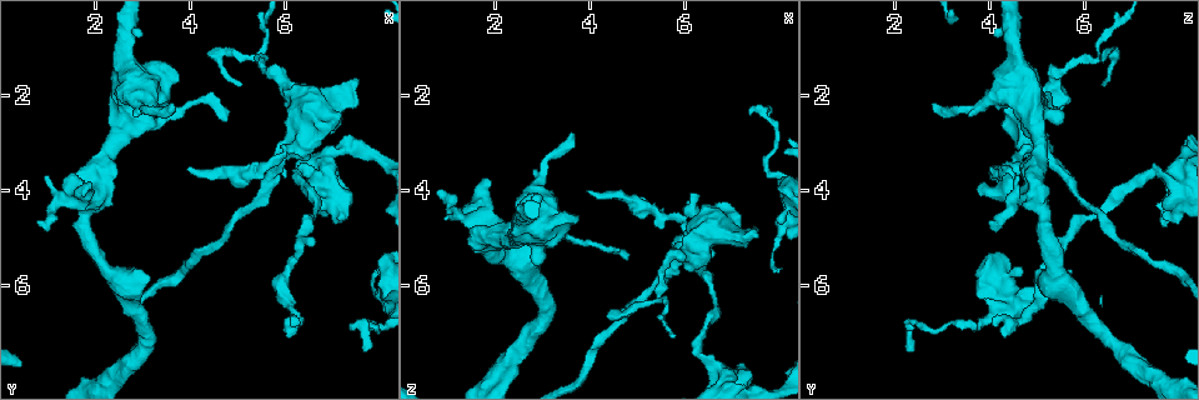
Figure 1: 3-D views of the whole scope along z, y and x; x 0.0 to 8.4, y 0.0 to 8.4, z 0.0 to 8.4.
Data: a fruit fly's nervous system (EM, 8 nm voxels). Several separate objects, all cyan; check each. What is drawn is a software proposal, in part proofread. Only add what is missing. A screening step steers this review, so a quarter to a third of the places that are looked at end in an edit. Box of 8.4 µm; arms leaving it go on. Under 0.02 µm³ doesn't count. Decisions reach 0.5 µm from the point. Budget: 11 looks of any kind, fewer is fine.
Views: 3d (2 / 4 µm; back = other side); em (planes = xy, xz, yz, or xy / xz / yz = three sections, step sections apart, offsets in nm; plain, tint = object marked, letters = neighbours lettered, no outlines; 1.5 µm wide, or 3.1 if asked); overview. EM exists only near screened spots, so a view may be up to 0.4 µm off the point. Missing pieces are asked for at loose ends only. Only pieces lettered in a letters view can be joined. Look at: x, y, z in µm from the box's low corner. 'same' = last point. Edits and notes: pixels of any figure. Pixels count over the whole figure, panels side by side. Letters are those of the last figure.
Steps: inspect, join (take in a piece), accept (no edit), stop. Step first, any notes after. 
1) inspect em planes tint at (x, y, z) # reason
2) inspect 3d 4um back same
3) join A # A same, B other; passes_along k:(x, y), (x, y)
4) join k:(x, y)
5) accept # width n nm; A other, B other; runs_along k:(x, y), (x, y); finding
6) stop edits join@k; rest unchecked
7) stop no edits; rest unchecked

inspect em planes letters at (7.45, 1.65, 4.95) # stops while still wide

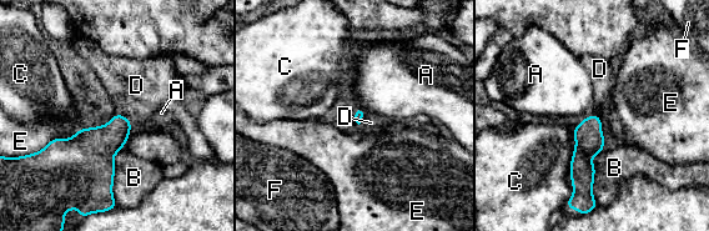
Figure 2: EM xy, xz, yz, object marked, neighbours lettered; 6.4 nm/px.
join D # longest_contact B 380 nm; A other, B other, C other, D same, E other, F other; passes_along 2:(99, 145), (124, 116), (139, 88); the neuron continues

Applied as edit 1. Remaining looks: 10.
inspect overview # see it whole again

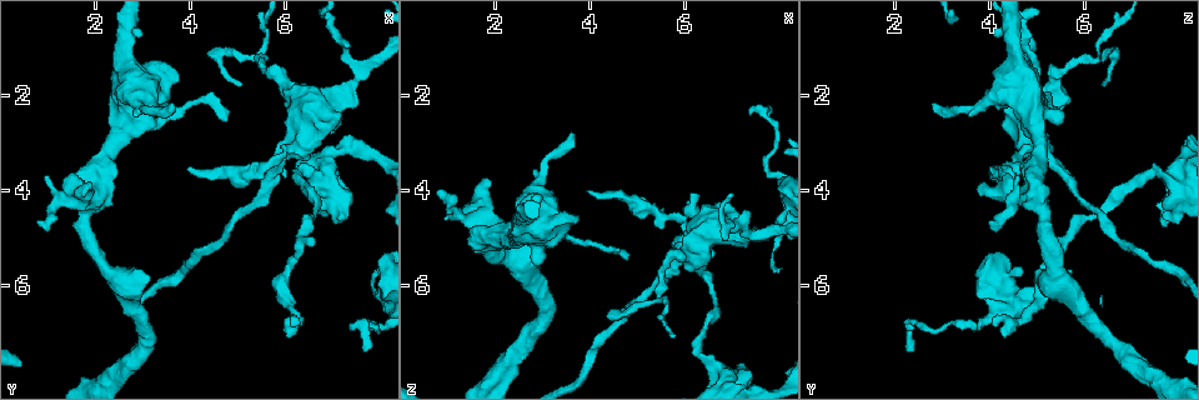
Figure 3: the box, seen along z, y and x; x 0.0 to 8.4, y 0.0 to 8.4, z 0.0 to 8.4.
inspect em xz step 4 letters at (7.25, 4.50, 7.60) # branch stops here

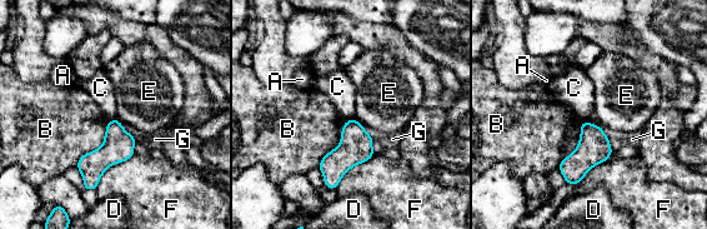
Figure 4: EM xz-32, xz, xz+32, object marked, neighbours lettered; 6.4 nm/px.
accept # A other, B other, C other, D other, E other, F other, G other; border 4:(354, 119), (362, 125); no lettered piece goes on from it

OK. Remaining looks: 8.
inspect em planes plain at (7.60, 7.40, 2.30) # long arm stops here

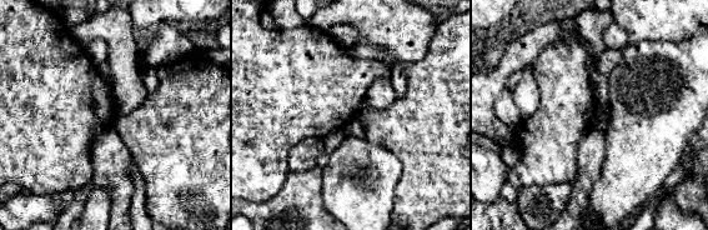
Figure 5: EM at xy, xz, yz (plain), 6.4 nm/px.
inspect em planes letters same # what lies round it

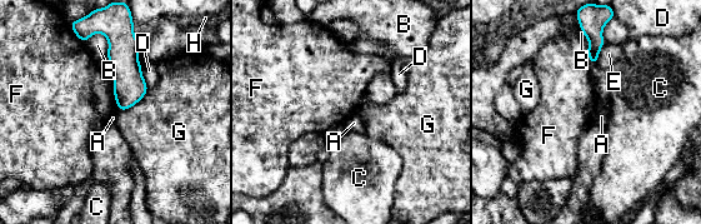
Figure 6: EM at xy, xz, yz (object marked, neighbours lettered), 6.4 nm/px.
accept # A other, B other, C other, D other, E other, F other, G other, H other; border 6:(111, 83), (118, 109); no lettered piece goes on from it

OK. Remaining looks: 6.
stop edits join@2; rest unchecked

